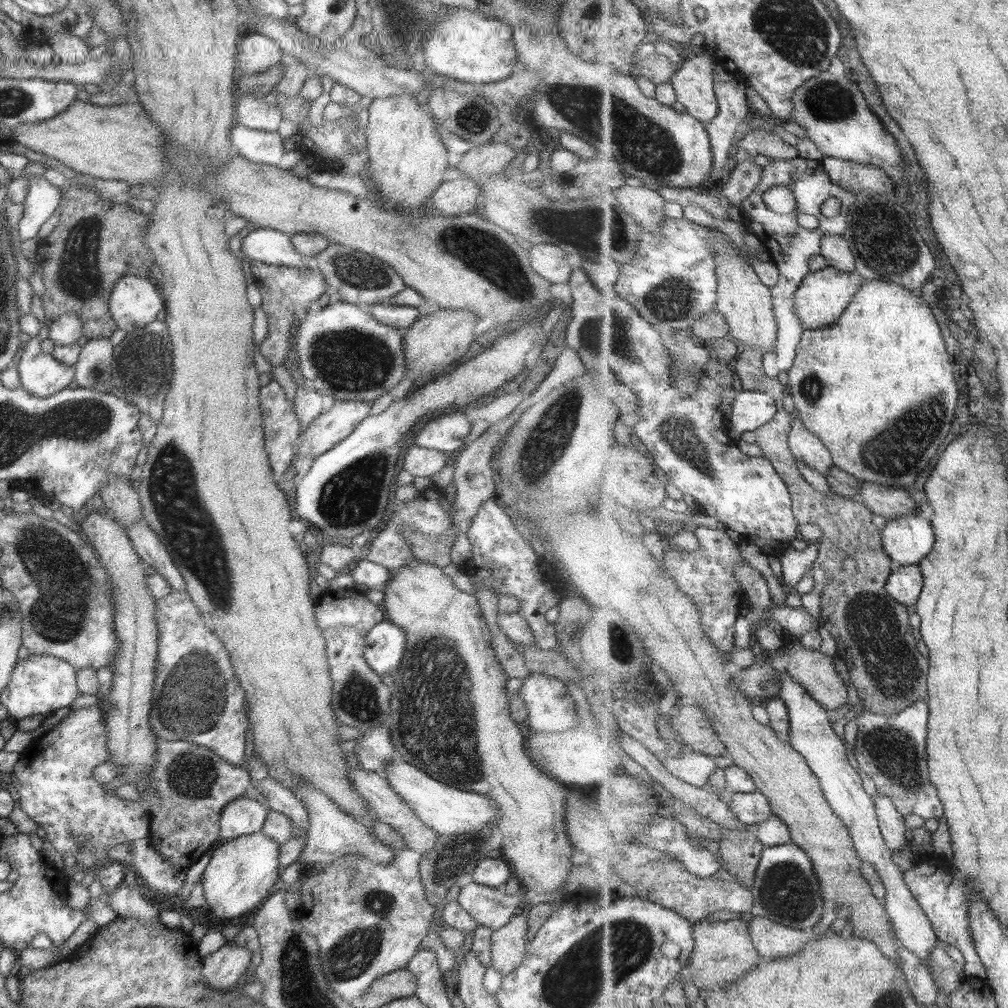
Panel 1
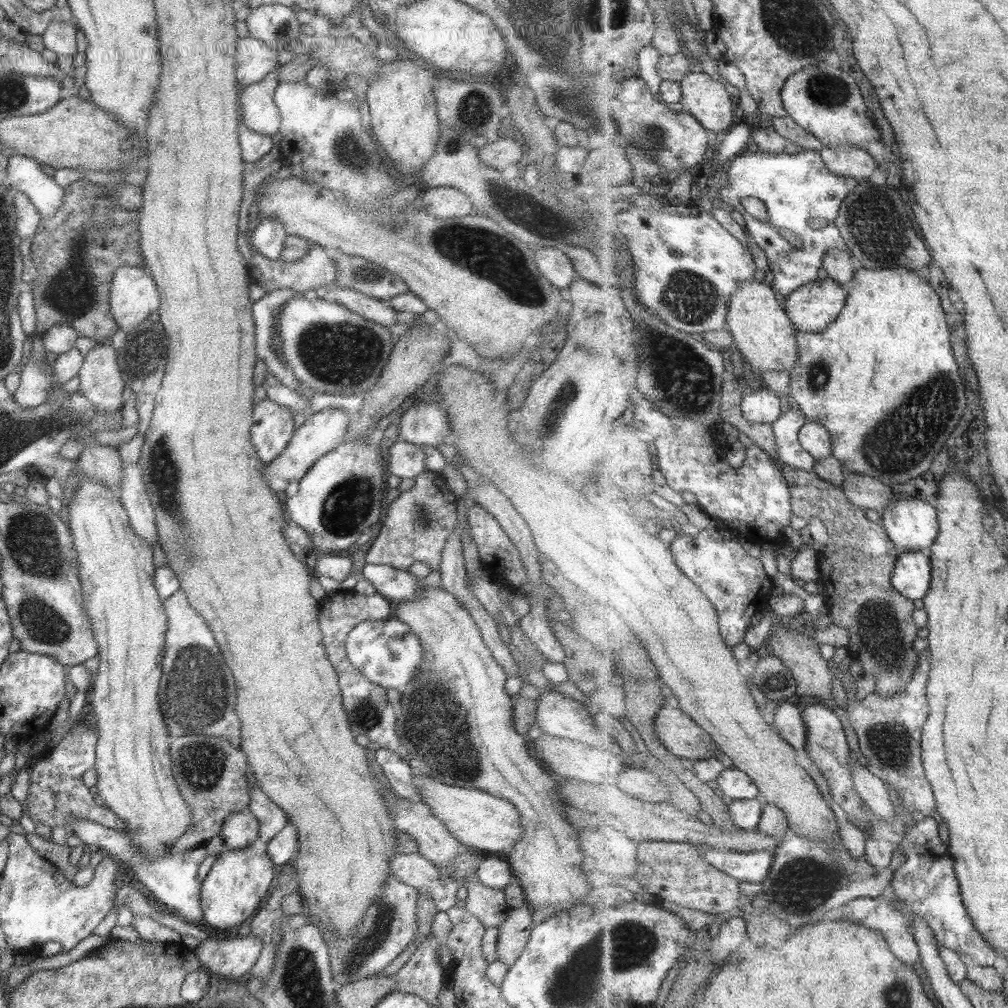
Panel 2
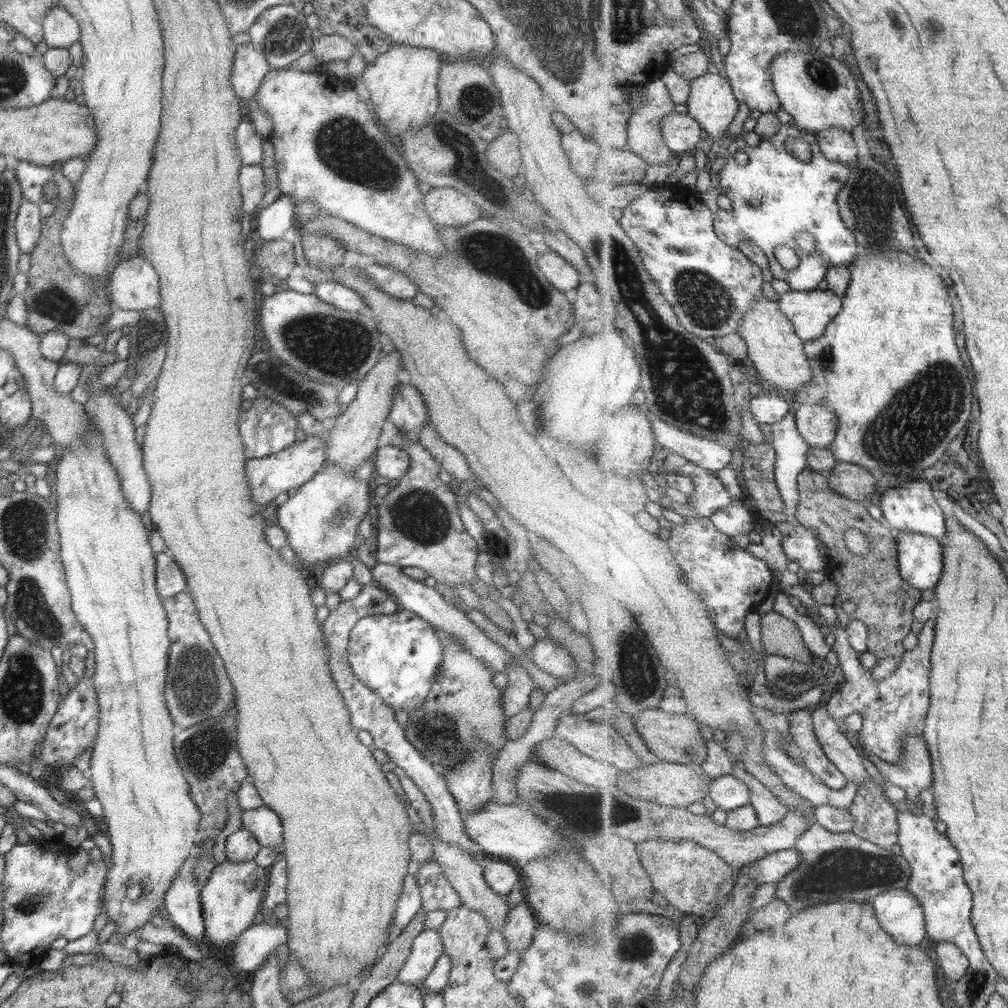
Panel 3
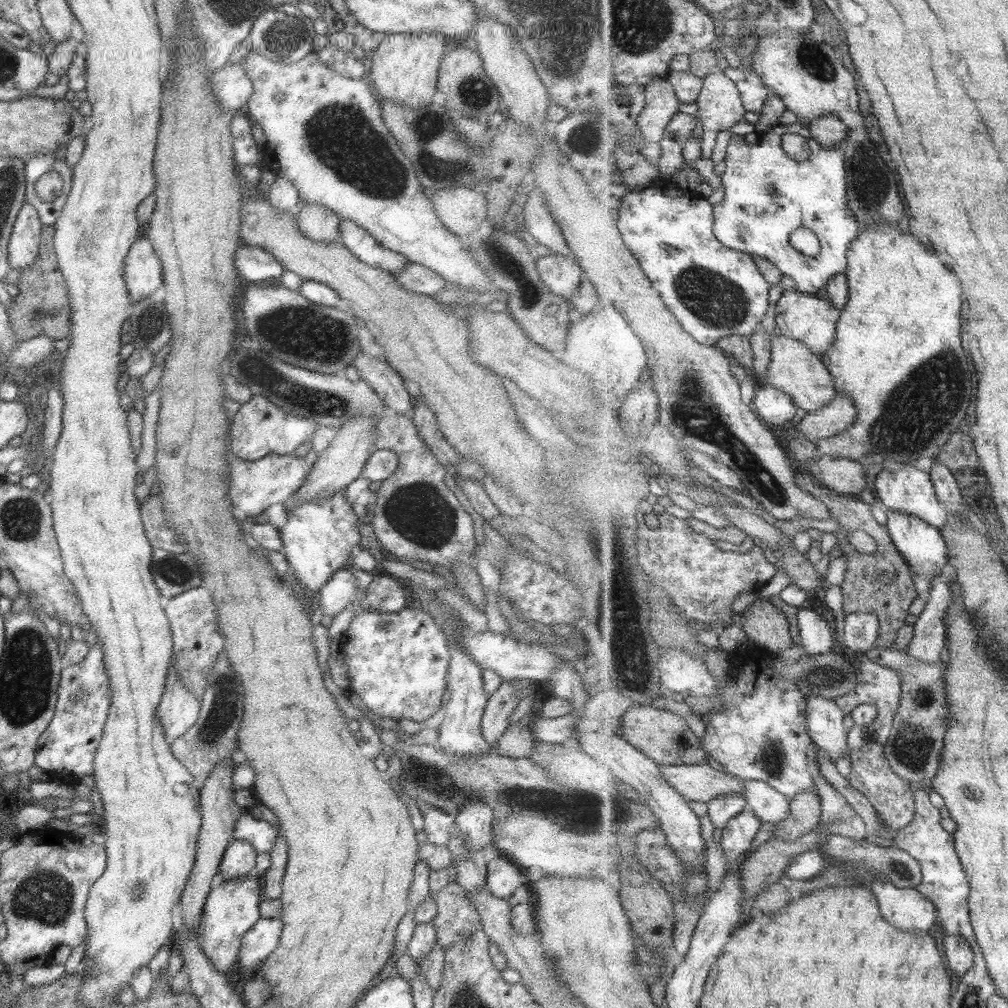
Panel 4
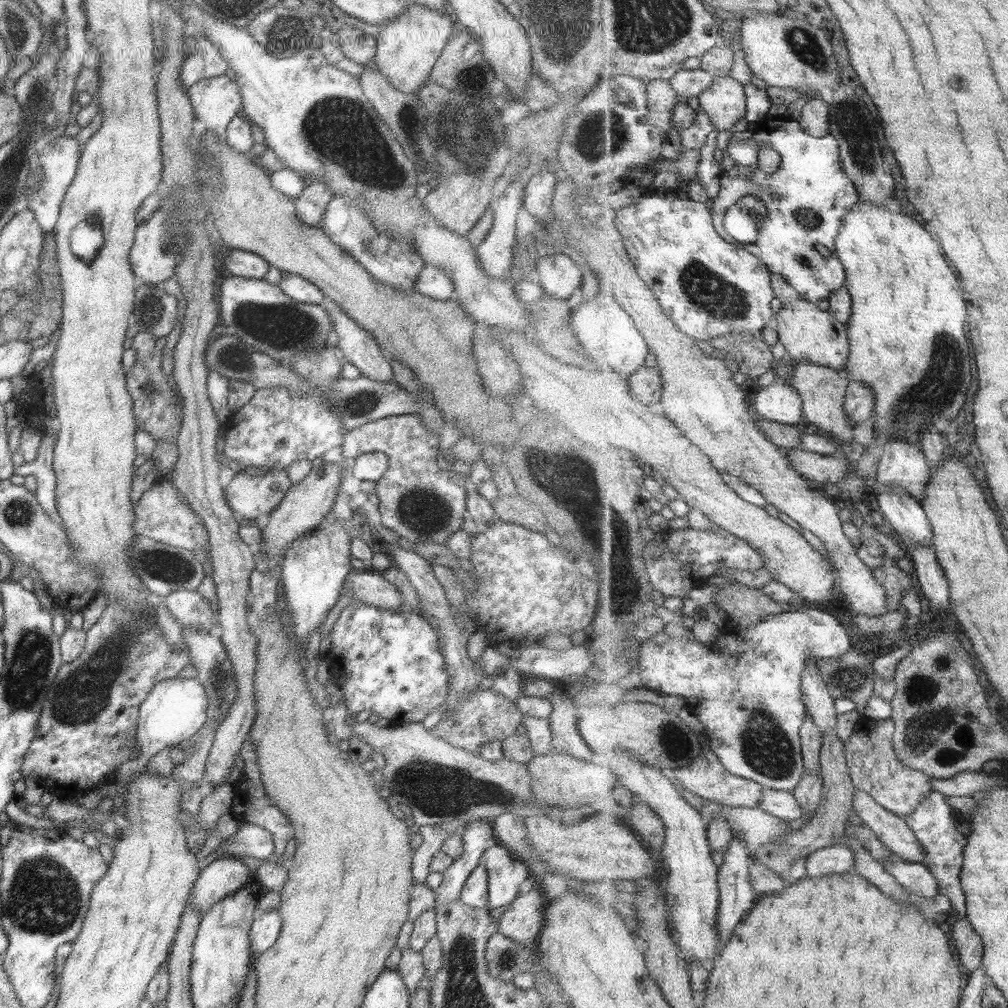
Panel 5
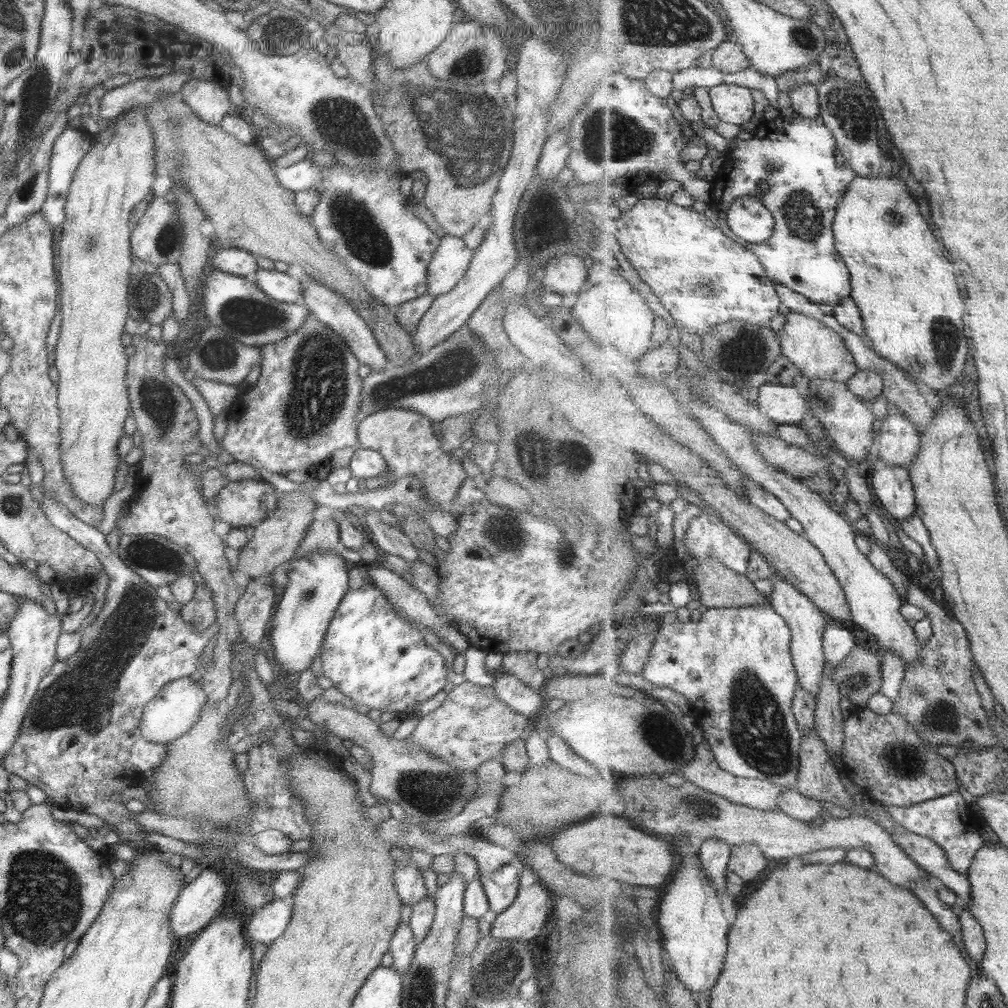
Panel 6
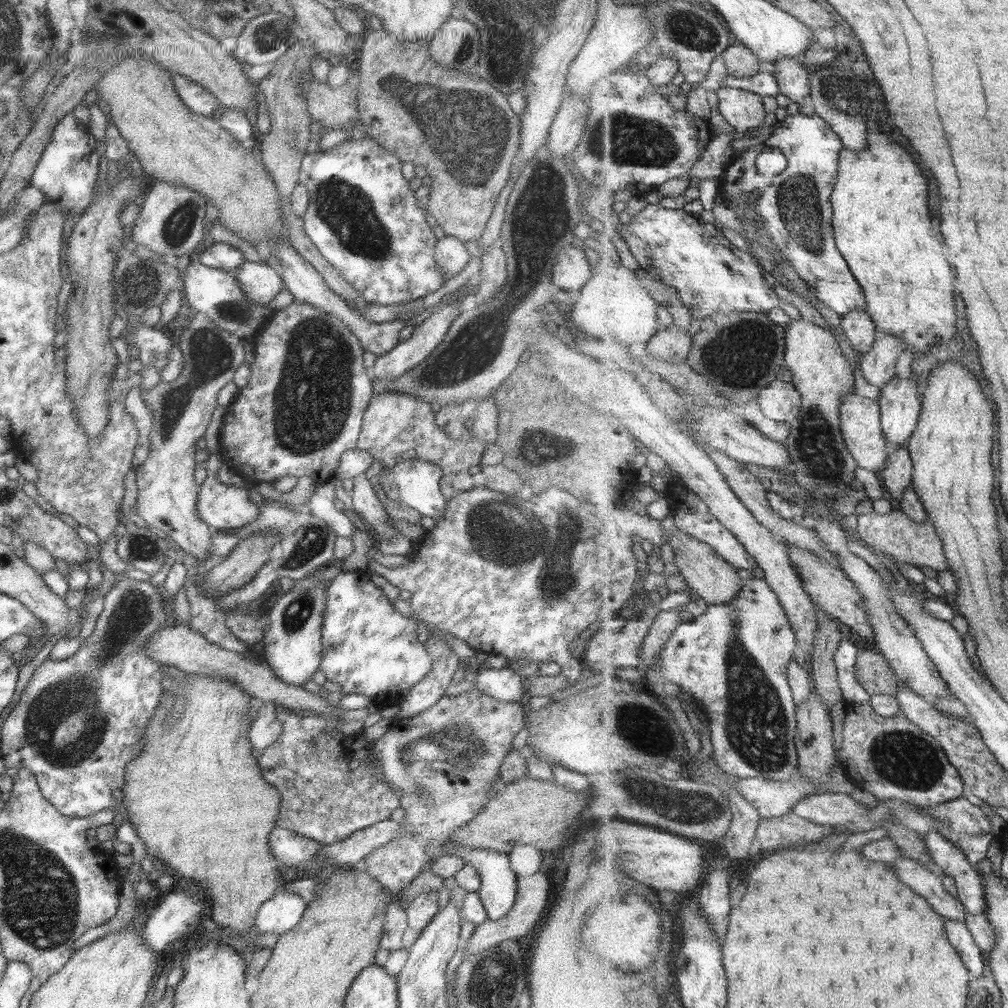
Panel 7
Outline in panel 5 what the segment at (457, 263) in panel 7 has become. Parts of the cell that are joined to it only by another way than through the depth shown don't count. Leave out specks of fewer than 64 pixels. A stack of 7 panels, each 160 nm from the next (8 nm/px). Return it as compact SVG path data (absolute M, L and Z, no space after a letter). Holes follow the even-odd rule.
M423 265L414 280L415 292L431 298L431 300L453 299L454 287L452 280L444 270L433 266Z

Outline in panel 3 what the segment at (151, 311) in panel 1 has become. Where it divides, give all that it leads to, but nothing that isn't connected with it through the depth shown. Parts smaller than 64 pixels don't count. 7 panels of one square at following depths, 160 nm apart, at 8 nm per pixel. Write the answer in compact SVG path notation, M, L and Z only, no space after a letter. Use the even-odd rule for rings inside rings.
M139 254L113 266L107 292L113 309L145 310L160 304L157 273Z

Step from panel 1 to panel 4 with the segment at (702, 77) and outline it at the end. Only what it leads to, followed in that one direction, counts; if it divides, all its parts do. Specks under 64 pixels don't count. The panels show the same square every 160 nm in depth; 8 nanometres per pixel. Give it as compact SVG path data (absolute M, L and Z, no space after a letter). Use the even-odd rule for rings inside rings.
M720 71L704 78L702 91L695 103L698 106L696 115L703 128L701 158L710 158L719 132L739 124L748 110L737 83Z

